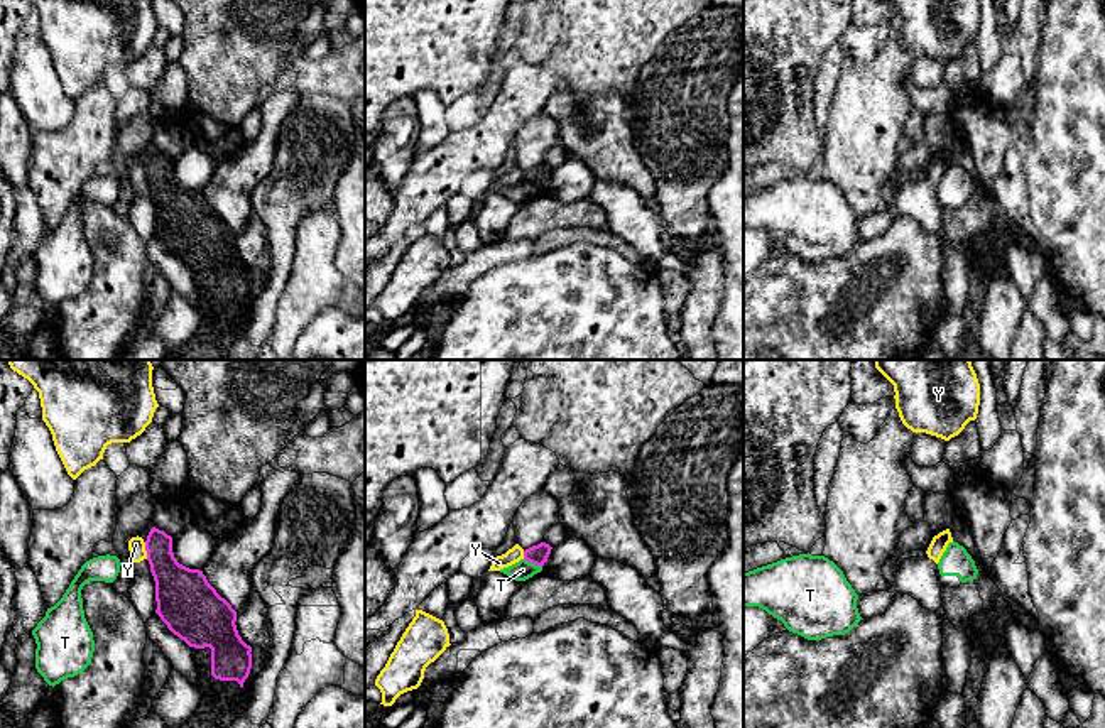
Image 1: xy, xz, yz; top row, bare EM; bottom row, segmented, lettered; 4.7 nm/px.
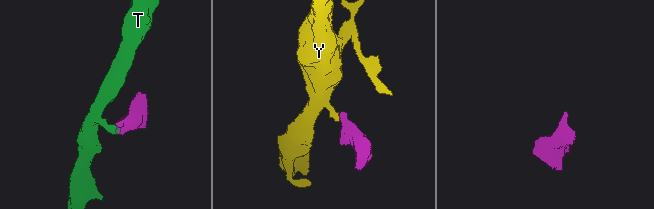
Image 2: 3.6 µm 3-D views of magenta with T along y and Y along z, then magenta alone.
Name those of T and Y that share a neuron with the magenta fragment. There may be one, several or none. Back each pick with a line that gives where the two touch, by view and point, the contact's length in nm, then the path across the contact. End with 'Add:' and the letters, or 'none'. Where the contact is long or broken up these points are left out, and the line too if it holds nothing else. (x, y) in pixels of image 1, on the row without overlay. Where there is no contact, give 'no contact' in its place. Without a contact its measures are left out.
Add: none

